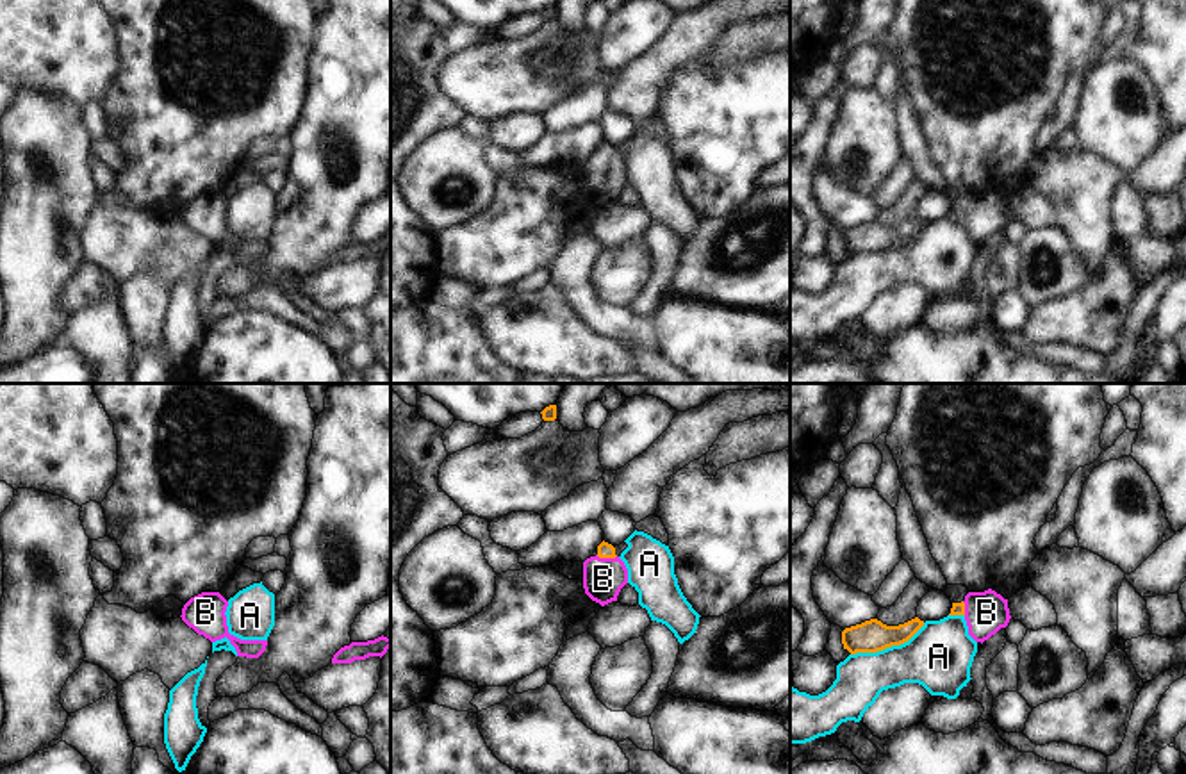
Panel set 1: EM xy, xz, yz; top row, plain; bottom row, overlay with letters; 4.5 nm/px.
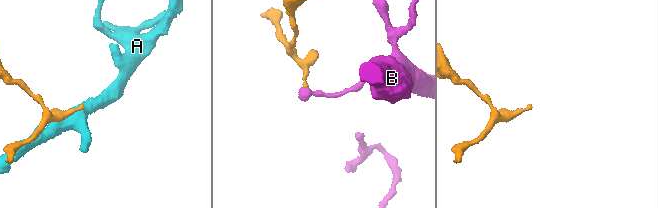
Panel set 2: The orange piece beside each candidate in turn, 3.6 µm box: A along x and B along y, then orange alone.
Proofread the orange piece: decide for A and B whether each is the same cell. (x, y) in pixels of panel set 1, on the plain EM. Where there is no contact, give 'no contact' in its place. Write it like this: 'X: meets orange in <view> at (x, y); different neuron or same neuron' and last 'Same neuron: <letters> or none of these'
A: meets orange in yz at (887, 247); different neuron
B: meets orange in xz at (607, 157); same neuron
Same neuron: B

